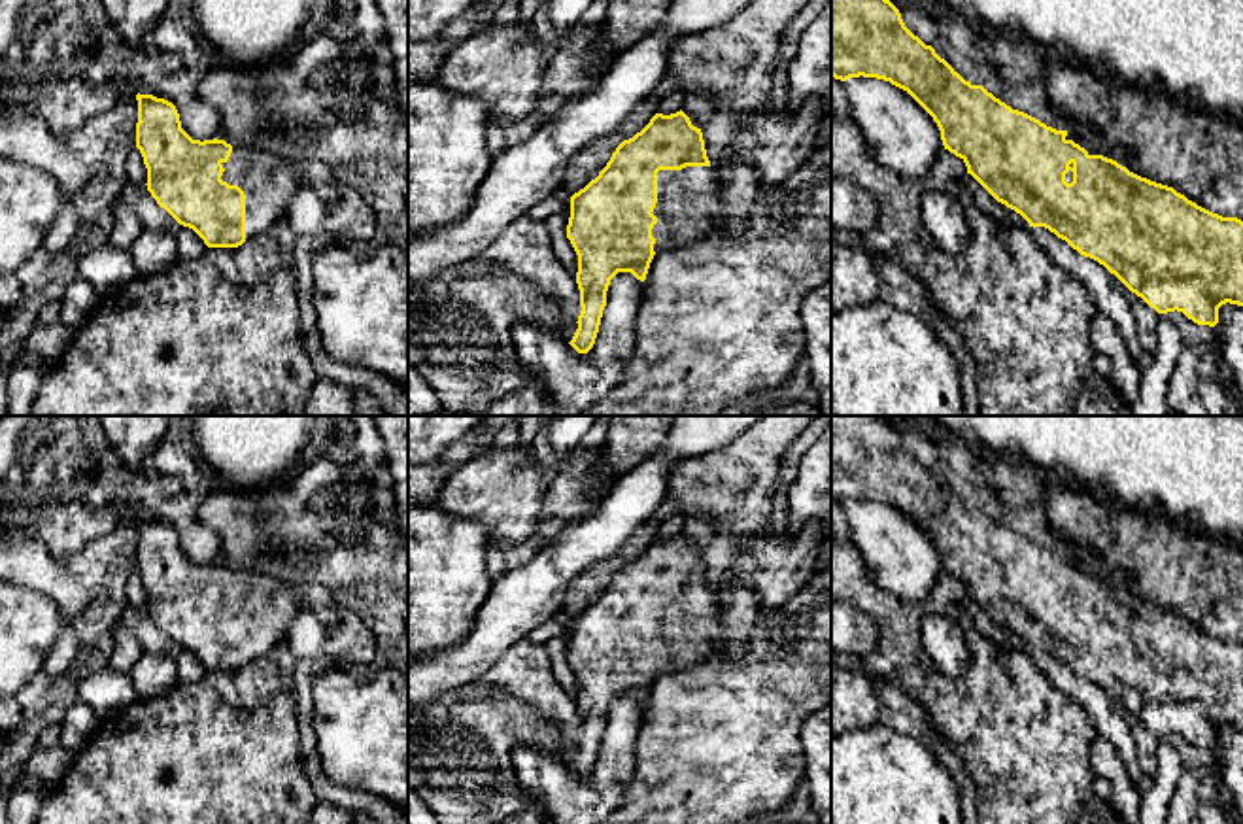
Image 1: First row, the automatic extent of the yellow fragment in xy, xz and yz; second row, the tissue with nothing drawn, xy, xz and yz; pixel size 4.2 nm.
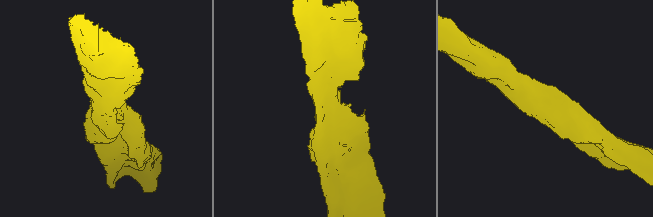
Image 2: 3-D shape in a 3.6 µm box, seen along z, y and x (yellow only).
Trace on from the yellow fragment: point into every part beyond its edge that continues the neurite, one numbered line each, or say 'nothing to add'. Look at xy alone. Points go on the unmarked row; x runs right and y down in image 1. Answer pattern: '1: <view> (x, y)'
1: xy (269, 605)

